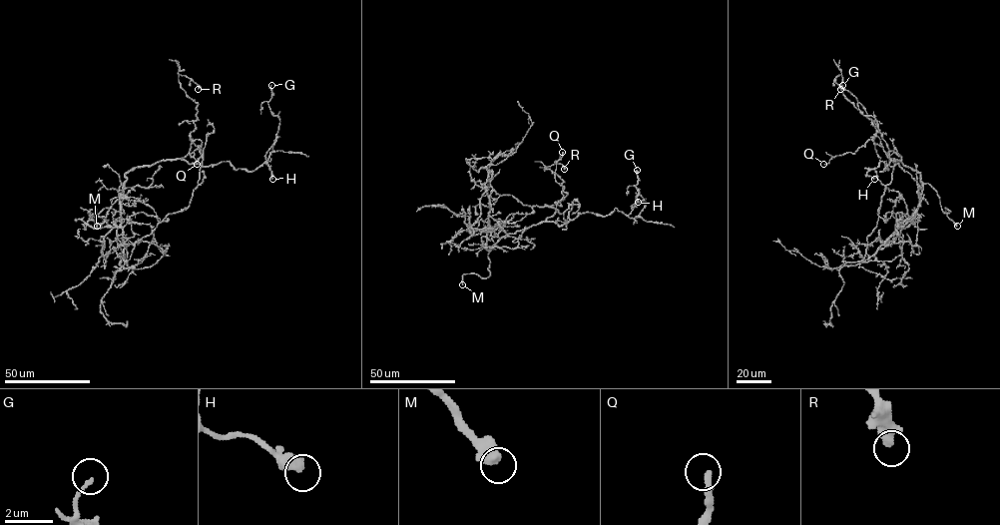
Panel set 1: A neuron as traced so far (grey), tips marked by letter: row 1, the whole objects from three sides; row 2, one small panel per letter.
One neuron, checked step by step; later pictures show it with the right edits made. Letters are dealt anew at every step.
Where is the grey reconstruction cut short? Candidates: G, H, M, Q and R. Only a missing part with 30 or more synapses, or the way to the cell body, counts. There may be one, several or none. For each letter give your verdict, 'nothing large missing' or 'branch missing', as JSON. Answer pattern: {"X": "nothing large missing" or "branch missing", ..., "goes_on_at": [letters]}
{"G": "nothing large missing", "H": "nothing large missing", "M": "branch missing", "Q": "branch missing", "R": "nothing large missing", "goes_on_at": ["M", "Q"]}

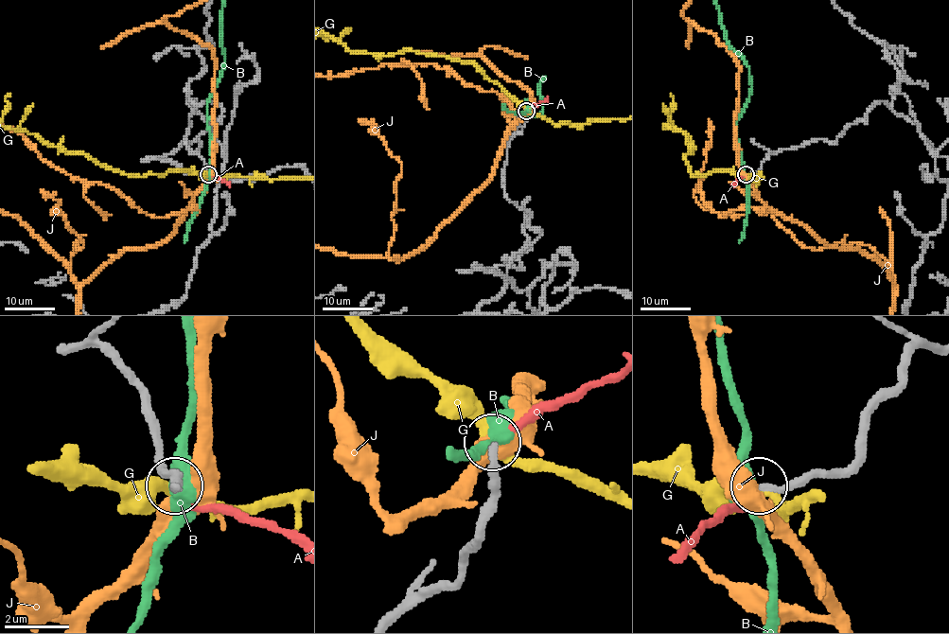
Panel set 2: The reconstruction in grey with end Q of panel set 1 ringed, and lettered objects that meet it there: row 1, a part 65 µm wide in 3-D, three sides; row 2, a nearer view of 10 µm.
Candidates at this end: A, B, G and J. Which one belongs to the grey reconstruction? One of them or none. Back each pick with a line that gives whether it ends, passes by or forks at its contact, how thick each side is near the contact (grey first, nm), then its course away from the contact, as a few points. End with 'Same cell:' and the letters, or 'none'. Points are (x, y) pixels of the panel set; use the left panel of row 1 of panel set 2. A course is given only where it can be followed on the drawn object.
A: It ends there. Thickness 240 nm (grey) against 240 nm. Its course: (208, 175), (221, 179), (230, 186)
Same cell: A

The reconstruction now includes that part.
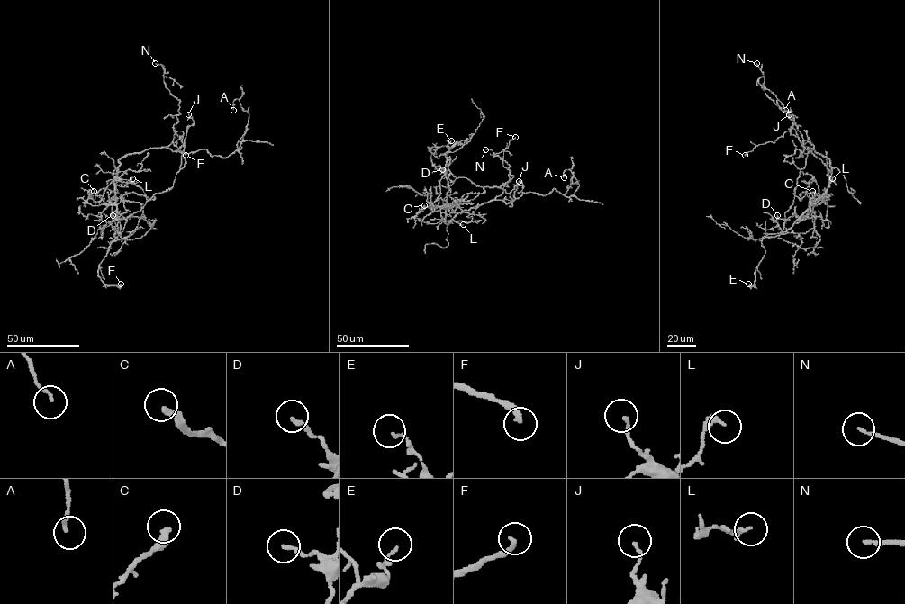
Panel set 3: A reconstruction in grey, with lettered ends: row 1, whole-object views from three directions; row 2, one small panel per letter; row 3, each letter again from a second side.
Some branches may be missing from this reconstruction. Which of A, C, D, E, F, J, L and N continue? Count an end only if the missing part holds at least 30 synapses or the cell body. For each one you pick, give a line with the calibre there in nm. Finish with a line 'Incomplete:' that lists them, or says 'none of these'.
F: calibre 240 nm
N: calibre 160 nm
Incomplete: F, N

